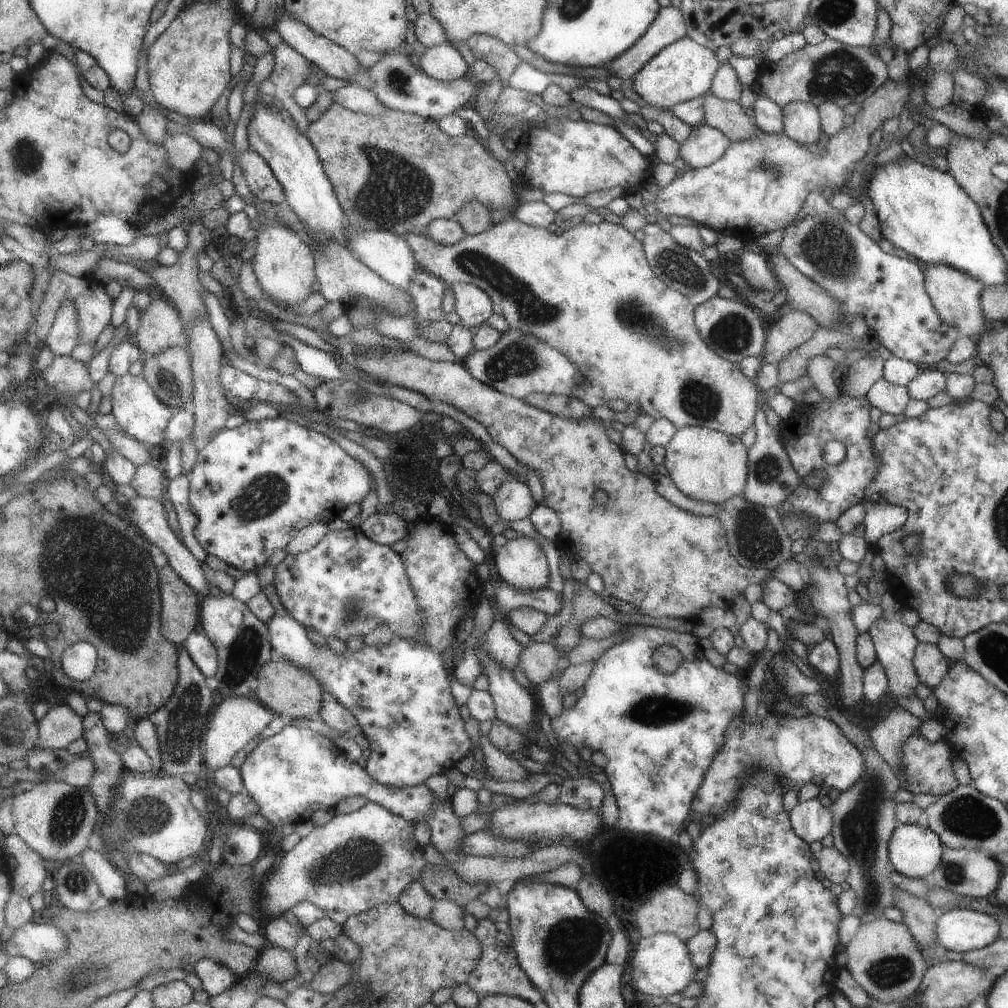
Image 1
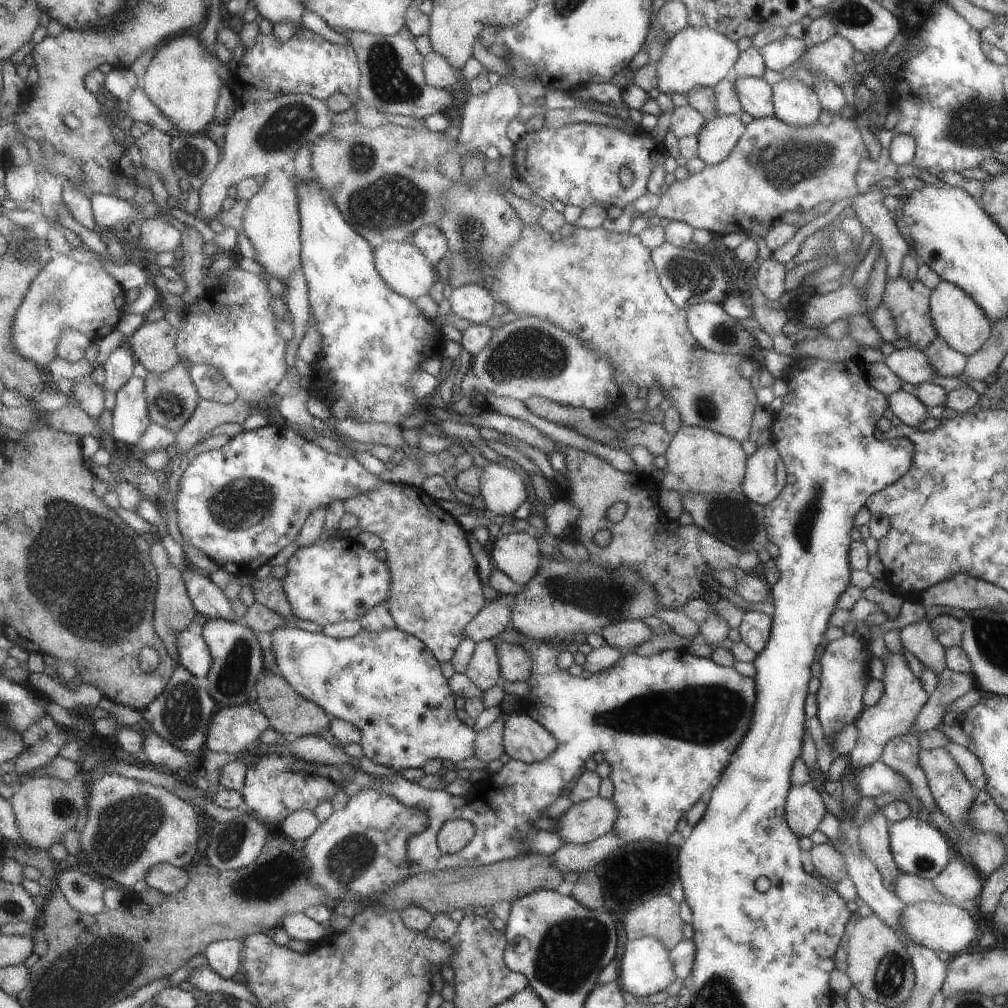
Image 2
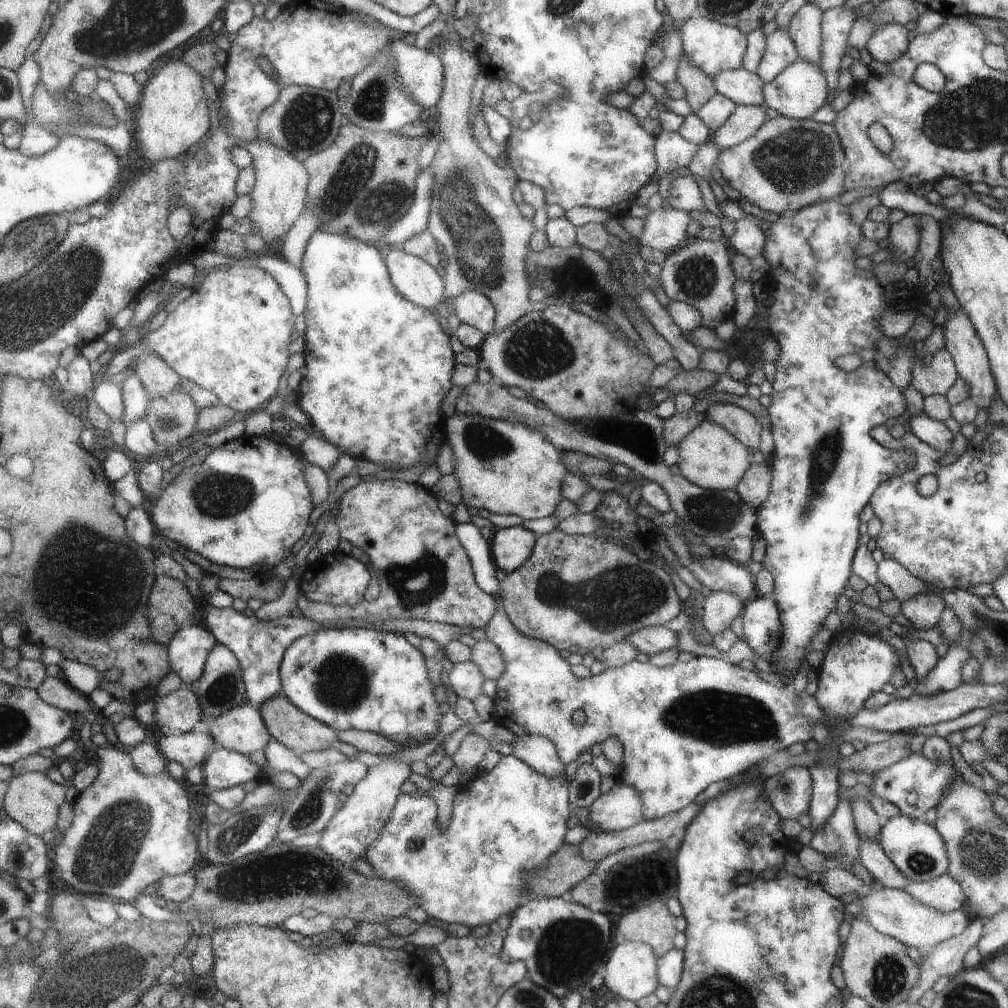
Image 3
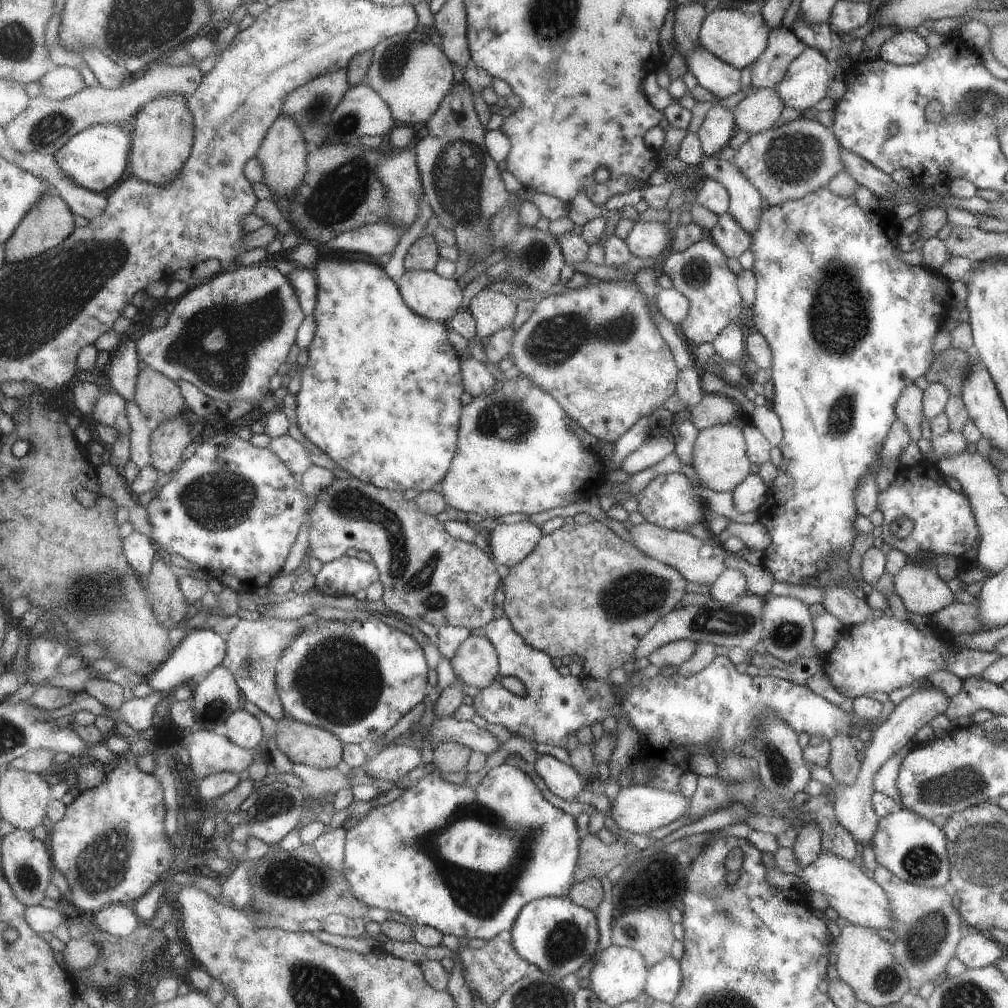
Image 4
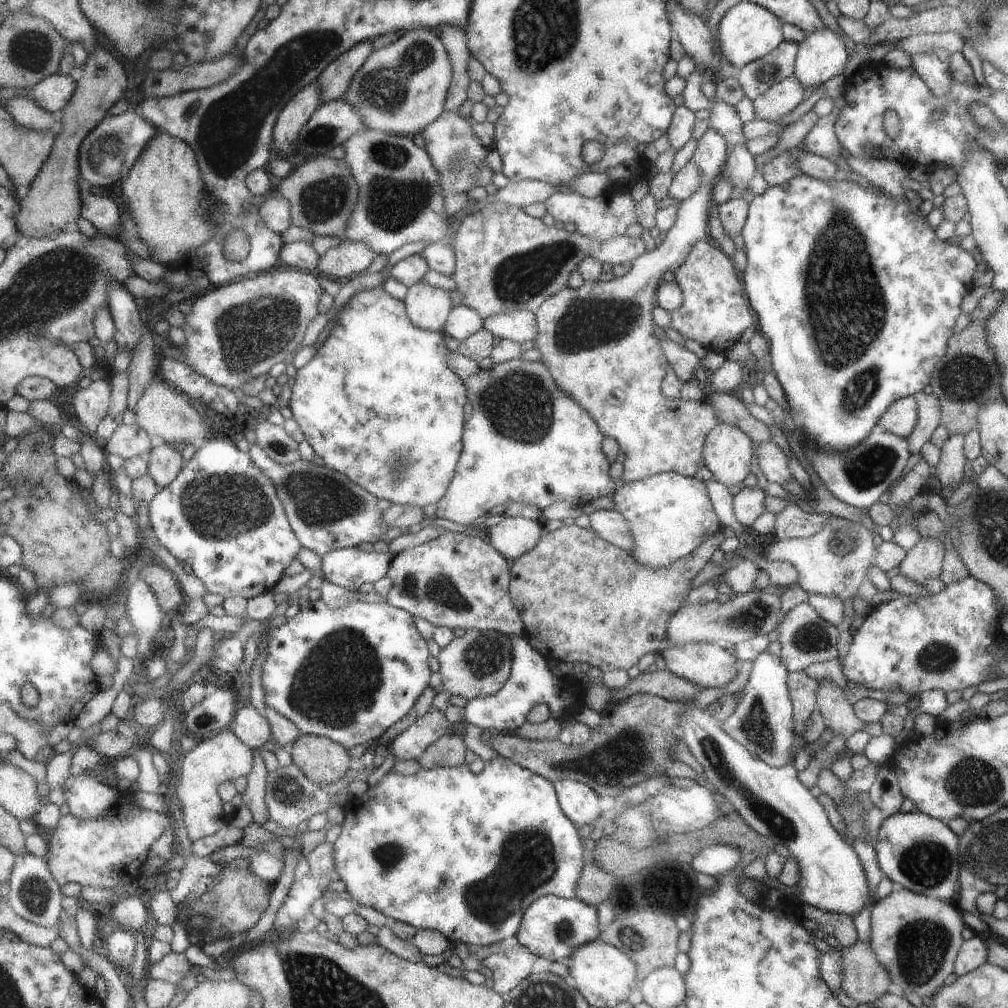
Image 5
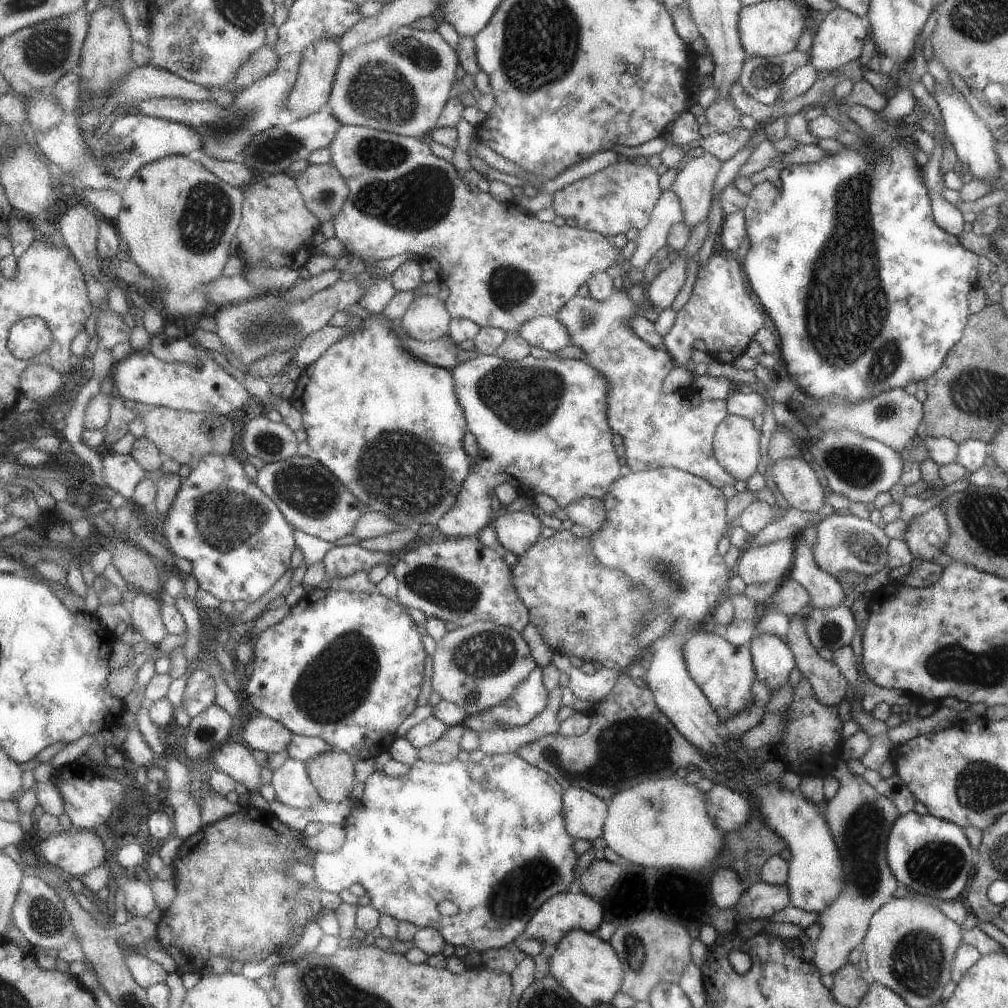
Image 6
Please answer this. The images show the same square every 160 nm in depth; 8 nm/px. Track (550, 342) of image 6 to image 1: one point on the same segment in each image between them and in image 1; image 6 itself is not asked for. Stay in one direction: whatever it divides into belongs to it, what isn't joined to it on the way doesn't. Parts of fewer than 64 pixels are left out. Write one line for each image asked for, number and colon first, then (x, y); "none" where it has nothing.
1: (473, 305)
2: (473, 302)
3: (474, 308)
4: (493, 312)
5: (520, 325)

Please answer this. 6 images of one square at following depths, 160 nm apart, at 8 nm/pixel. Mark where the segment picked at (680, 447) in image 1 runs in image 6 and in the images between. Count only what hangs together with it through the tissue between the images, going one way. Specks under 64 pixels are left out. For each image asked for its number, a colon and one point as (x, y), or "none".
2: (698, 460)
3: (709, 457)
4: (719, 461)
5: (727, 452)
6: (735, 445)

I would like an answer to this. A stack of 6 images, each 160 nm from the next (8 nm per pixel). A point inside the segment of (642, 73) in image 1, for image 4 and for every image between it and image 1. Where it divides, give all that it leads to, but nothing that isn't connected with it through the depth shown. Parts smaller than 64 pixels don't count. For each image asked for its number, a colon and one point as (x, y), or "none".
2: (693, 58)
3: (713, 47)
4: (736, 36)

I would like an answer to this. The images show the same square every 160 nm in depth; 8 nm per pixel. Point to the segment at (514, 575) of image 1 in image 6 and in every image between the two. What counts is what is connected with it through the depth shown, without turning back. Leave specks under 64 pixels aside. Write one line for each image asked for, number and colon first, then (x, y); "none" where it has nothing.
2: (518, 555)
3: (512, 547)
4: (510, 544)
5: (514, 537)
6: (517, 532)

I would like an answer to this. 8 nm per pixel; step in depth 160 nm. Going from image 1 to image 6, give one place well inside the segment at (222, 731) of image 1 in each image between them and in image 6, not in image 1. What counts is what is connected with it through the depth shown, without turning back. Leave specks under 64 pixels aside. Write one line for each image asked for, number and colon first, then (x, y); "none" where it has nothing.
2: (235, 728)
3: (243, 730)
4: (243, 728)
5: (251, 726)
6: (262, 733)

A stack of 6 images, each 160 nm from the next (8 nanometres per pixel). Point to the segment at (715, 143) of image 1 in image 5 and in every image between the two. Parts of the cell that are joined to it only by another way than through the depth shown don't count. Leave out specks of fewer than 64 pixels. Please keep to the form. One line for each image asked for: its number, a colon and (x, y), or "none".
2: (716, 138)
3: (745, 119)
4: (756, 112)
5: (780, 99)

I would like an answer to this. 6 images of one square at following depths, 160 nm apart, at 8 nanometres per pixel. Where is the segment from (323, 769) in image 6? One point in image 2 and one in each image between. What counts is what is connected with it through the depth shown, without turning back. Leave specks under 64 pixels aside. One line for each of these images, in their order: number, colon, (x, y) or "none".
2: (289, 713)
3: (291, 727)
4: (302, 744)
5: (322, 760)

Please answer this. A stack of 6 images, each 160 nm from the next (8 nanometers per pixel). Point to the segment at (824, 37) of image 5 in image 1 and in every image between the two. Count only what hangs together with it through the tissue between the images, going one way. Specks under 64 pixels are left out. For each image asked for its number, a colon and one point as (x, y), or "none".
1: (800, 122)
2: (794, 103)
3: (799, 89)
4: (807, 77)

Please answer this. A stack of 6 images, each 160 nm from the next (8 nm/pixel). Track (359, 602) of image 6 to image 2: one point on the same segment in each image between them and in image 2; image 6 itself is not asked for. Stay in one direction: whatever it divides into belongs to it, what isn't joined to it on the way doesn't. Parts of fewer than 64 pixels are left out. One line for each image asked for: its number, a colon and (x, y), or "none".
2: (389, 683)
3: (365, 679)
4: (357, 680)
5: (348, 674)

